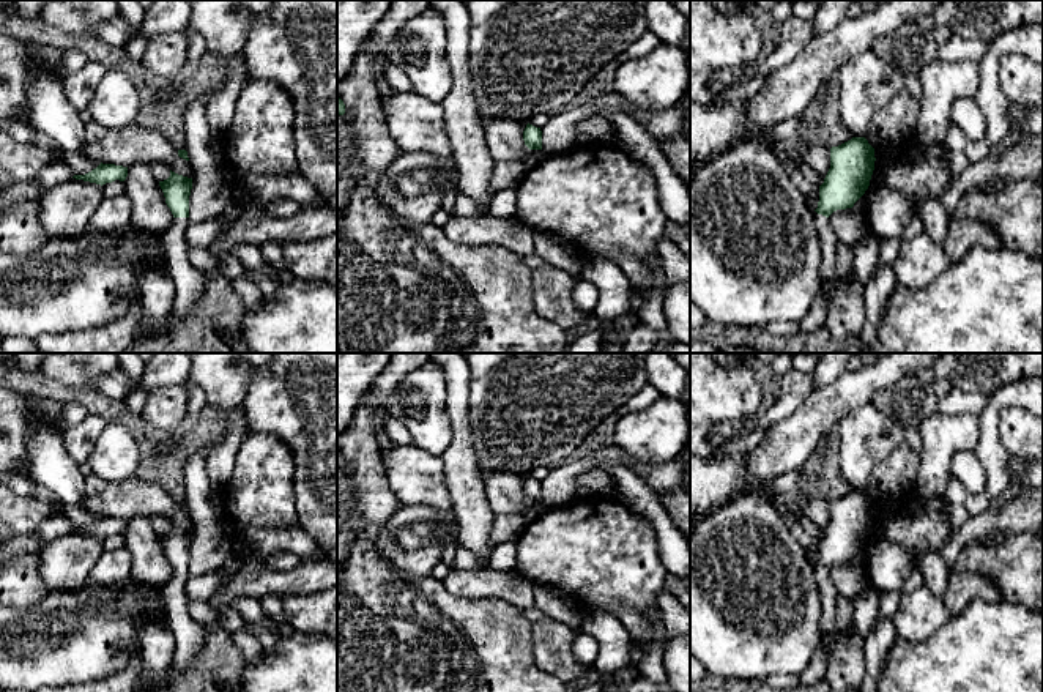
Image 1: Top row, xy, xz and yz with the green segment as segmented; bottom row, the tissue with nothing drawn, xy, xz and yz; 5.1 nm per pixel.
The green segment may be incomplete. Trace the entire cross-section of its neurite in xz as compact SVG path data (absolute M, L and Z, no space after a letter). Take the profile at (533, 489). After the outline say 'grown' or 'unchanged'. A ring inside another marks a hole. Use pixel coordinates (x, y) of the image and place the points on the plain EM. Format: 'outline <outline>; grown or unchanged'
outline M528 476L525 484L523 484L523 493L529 503L542 503L542 484L540 484L540 481L536 481L536 479Z; unchanged

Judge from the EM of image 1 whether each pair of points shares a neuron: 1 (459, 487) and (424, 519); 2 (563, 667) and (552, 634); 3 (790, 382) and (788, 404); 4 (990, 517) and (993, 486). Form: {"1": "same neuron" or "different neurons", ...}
{"1": "different neurons", "2": "same neuron", "3": "same neuron", "4": "different neurons"}

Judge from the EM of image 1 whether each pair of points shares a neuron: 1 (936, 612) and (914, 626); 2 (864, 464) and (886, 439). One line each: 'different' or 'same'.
1: same
2: same

